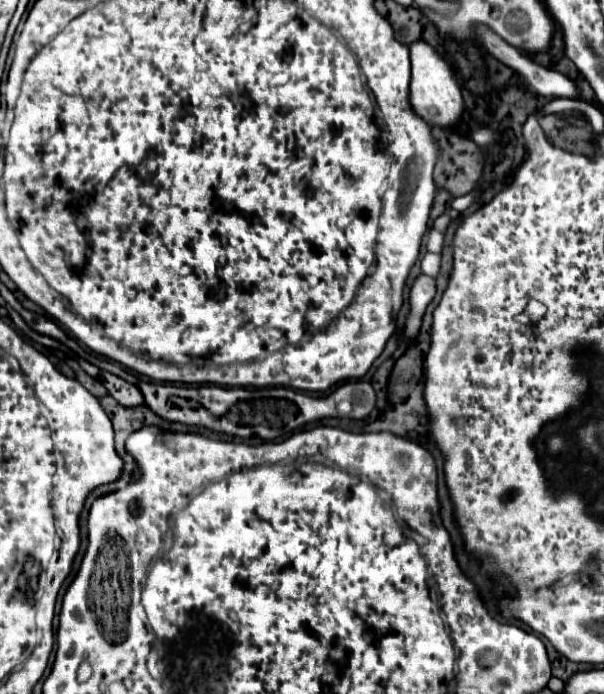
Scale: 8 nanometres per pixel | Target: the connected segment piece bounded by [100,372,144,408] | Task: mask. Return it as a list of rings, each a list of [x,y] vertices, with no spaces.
[[[102,372],[100,374],[100,380],[104,382],[104,386],[108,388],[110,396],[116,398],[122,406],[128,406],[128,408],[134,408],[134,406],[140,406],[144,404],[144,398],[142,398],[142,392],[138,390],[138,386],[110,374],[110,372]]]

